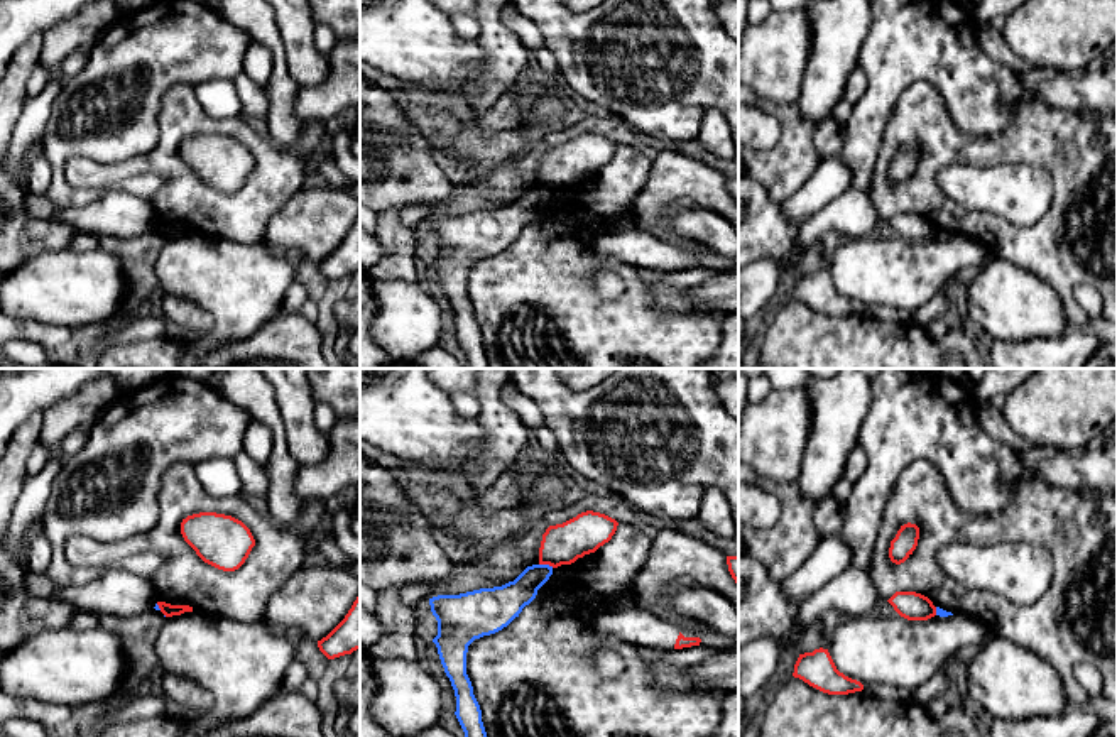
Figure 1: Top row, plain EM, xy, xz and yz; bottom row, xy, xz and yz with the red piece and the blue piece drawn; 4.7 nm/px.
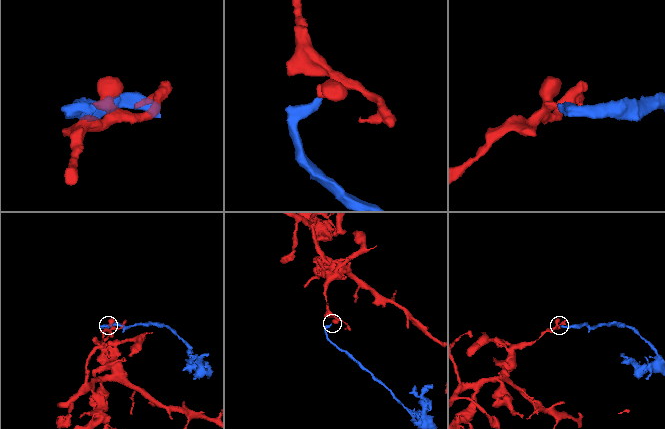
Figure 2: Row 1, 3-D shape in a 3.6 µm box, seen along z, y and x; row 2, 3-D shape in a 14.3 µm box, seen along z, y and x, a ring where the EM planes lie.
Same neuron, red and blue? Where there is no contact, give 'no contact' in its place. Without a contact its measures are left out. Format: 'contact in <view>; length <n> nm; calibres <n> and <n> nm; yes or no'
contact in xz; length 70 nm; calibres 190 and 150 nm; no

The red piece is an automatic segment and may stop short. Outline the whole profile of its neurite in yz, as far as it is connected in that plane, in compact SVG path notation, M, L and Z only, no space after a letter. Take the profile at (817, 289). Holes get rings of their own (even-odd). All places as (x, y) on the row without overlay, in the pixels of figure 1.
M823 269L799 276L793 298L828 316L848 316L864 311L860 303L836 291L828 270Z

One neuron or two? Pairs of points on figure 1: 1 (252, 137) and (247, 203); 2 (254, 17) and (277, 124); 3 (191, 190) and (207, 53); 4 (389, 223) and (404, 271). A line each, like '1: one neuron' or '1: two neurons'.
1: one neuron
2: one neuron
3: two neurons
4: one neuron

